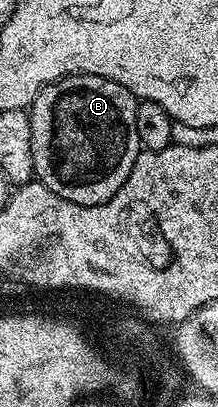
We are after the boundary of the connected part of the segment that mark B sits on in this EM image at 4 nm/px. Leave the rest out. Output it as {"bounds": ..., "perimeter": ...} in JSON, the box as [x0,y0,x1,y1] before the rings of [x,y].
{"bounds":[30,75,142,205],"perimeter":[[[68,75],[46,85],[34,97],[30,117],[30,149],[34,157],[34,175],[46,189],[78,205],[105,203],[130,177],[134,161],[142,150],[136,124],[137,98],[122,85],[101,75]]]}

